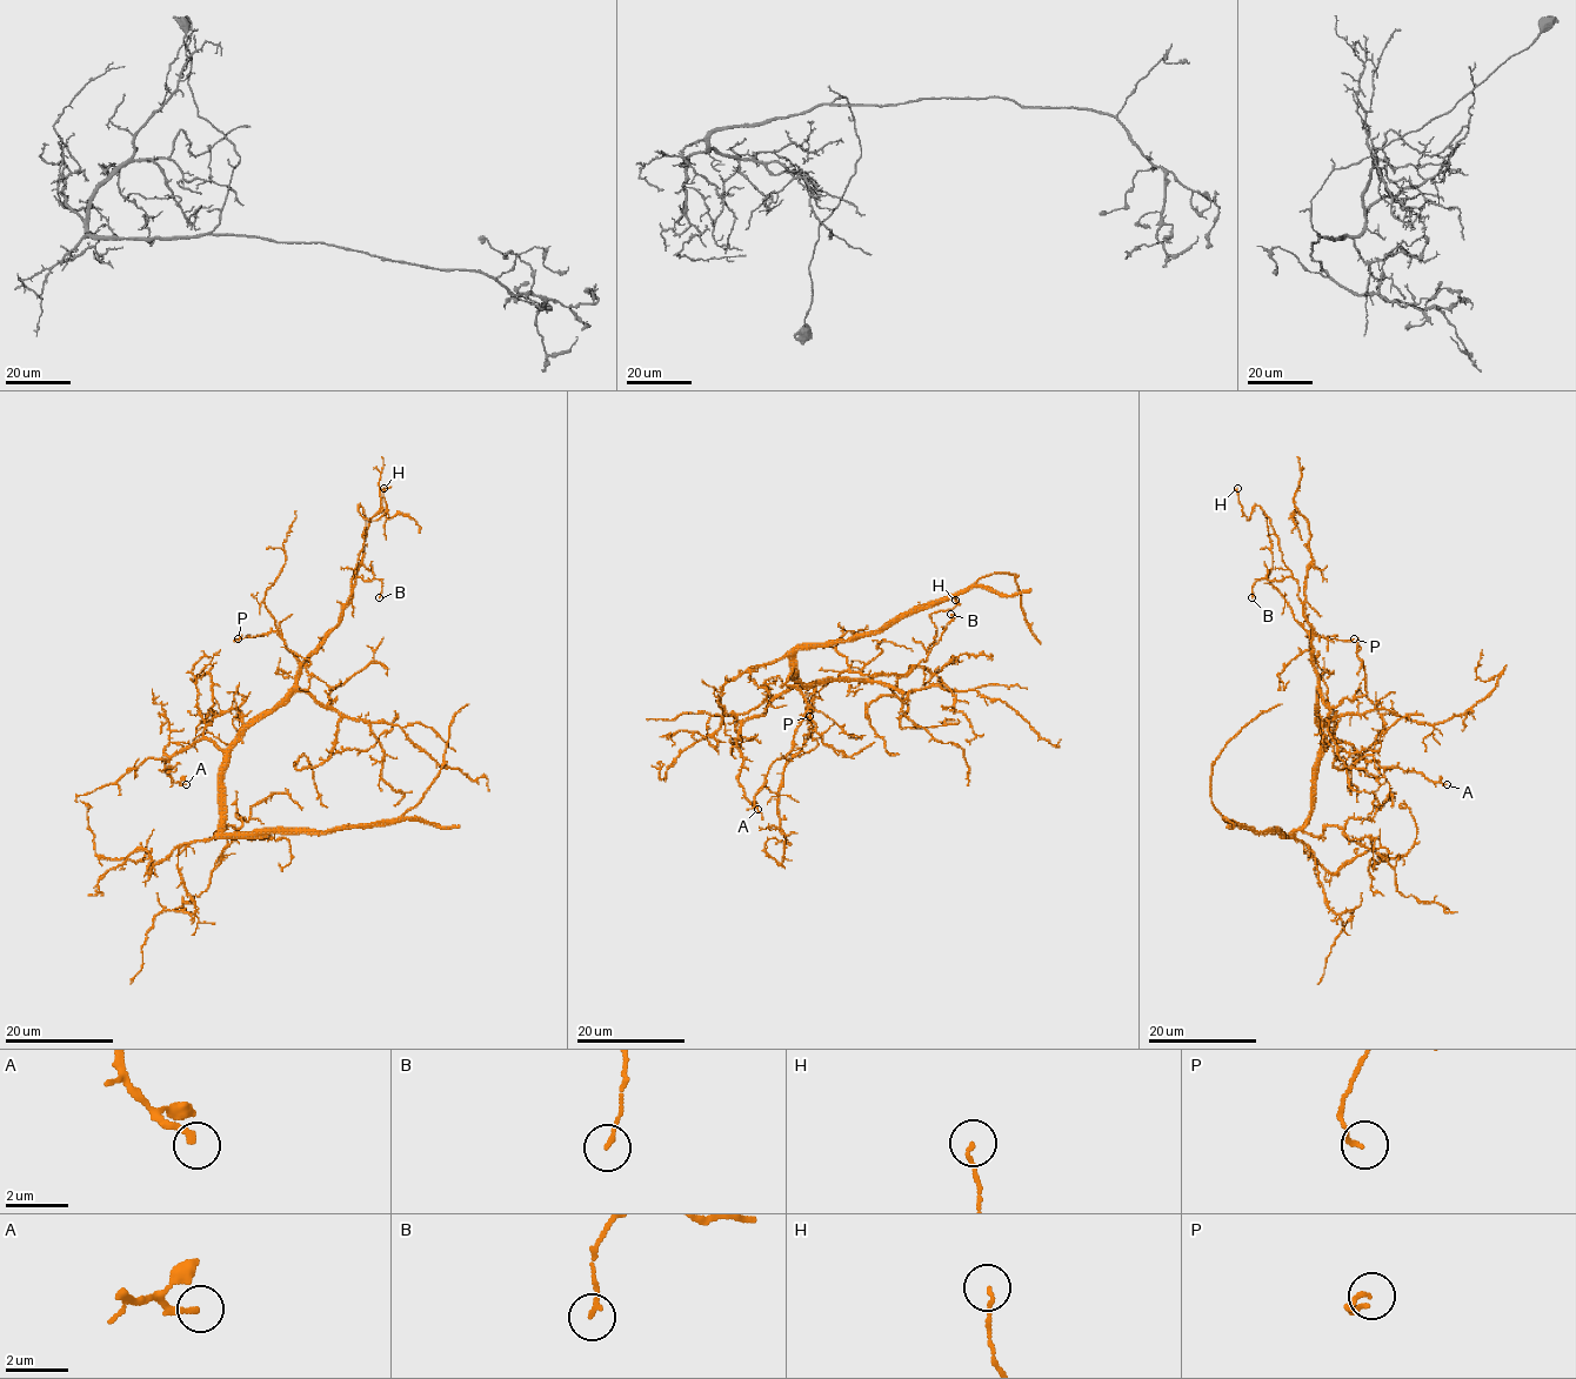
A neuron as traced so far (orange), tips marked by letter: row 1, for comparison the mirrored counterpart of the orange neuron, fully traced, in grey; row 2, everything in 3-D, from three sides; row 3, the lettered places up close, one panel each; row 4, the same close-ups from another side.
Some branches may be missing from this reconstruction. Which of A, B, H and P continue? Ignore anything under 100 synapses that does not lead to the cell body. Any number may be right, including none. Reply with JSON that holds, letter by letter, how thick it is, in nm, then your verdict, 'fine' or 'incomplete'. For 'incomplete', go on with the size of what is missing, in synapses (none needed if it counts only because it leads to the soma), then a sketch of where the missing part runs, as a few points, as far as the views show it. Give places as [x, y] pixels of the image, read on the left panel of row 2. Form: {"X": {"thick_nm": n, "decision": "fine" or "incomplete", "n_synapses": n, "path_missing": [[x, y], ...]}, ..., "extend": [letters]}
{"A": {"thick_nm": 200, "decision": "fine"}, "B": {"thick_nm": 130, "decision": "fine"}, "H": {"thick_nm": 100, "decision": "fine"}, "P": {"thick_nm": 110, "decision": "fine"}, "extend": []}

